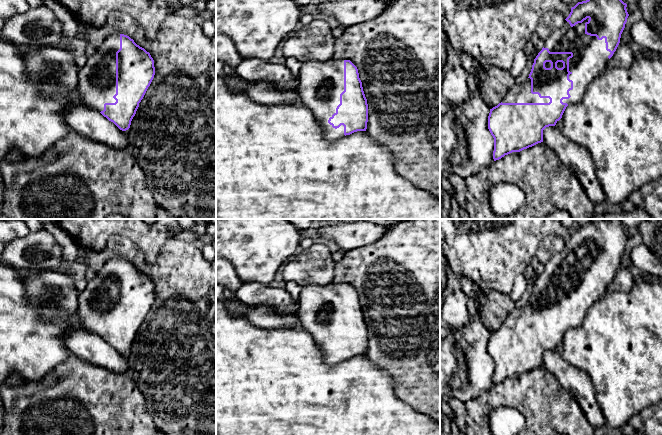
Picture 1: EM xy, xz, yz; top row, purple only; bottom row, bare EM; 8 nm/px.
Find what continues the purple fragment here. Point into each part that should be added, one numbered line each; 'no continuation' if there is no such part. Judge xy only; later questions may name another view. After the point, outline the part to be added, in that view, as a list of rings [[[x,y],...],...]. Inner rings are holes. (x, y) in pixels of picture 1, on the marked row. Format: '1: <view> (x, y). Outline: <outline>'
1: xy (97, 79). Outline: [[[120,34],[108,36],[95,54],[79,69],[77,93],[83,103],[101,112],[105,103],[115,103],[116,52],[120,49]]]

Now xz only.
1: xz (320, 82). Outline: [[[344,60],[327,61],[306,61],[303,62],[298,75],[298,95],[300,104],[312,111],[318,123],[324,130],[324,137],[327,141],[336,142],[344,137],[344,126],[335,129],[328,123],[328,120],[340,104],[340,94],[344,91]]]

